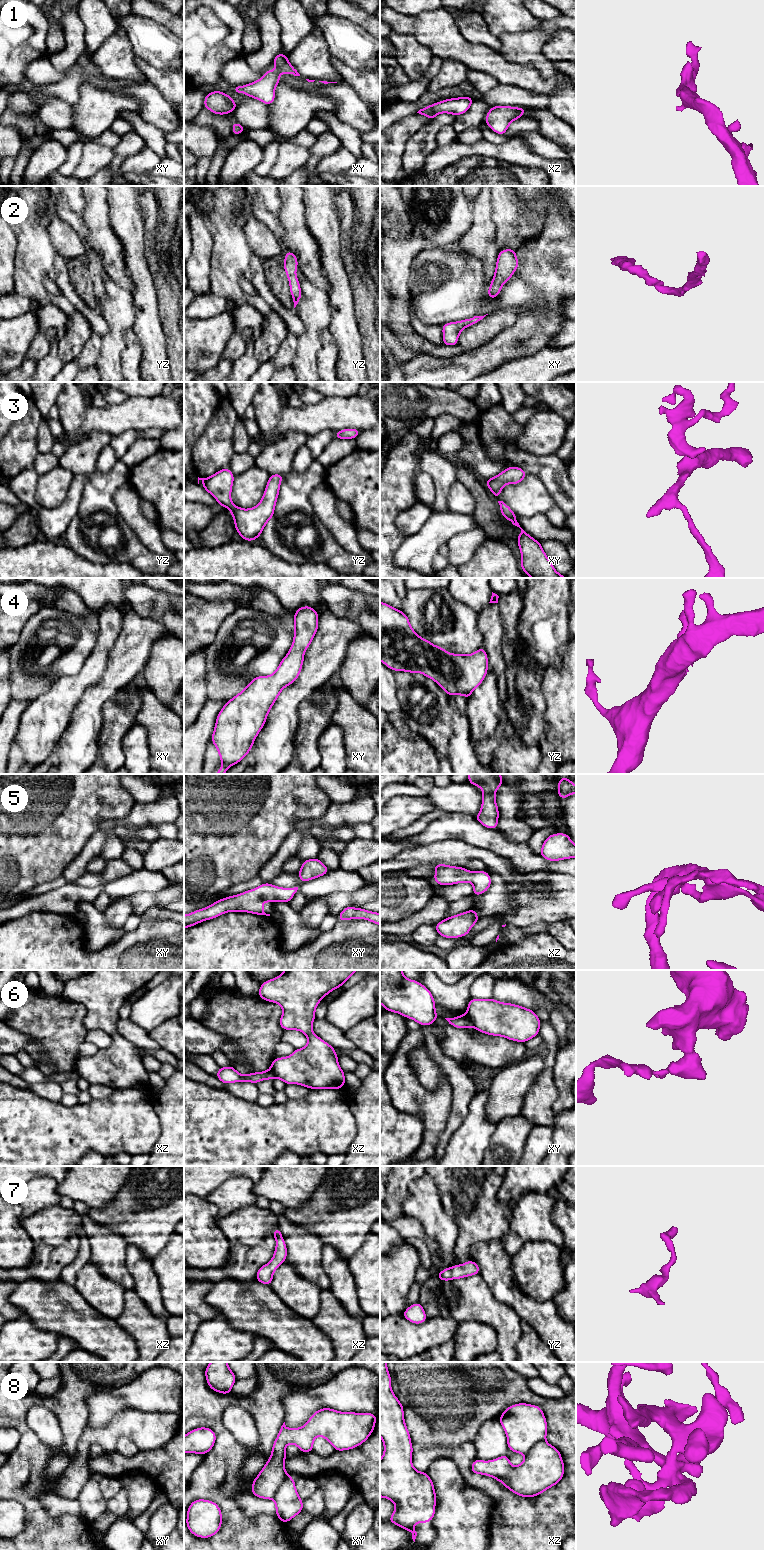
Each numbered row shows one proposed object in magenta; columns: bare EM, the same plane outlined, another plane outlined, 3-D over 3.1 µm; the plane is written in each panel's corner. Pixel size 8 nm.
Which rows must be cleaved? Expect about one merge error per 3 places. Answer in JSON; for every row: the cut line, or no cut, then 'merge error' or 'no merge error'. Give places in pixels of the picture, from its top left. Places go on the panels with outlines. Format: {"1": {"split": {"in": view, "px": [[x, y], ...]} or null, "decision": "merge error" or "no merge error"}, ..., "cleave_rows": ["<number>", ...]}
{"1": {"split": null, "decision": "no merge error"}, "2": {"split": null, "decision": "no merge error"}, "3": {"split": null, "decision": "no merge error"}, "4": {"split": null, "decision": "no merge error"}, "5": {"split": null, "decision": "no merge error"}, "6": {"split": {"in": "xy", "px": [[465, 1015], [472, 1025]]}, "decision": "merge error"}, "7": {"split": null, "decision": "no merge error"}, "8": {"split": null, "decision": "no merge error"}, "cleave_rows": ["6"]}

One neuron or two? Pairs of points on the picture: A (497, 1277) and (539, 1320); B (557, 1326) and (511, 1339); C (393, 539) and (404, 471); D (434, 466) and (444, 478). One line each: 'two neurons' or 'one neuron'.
A: one neuron
B: two neurons
C: one neuron
D: one neuron

